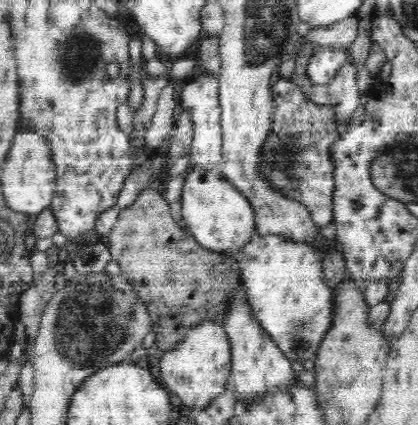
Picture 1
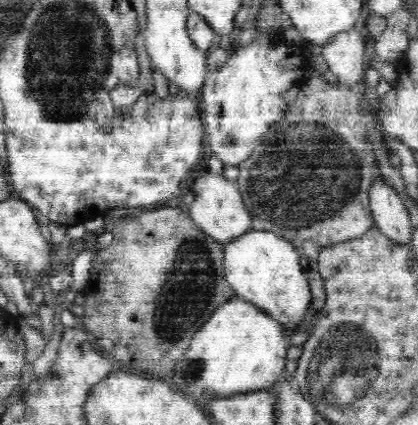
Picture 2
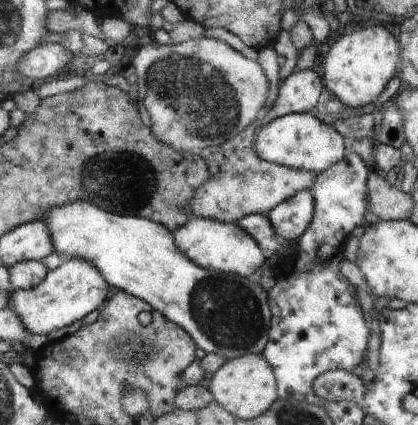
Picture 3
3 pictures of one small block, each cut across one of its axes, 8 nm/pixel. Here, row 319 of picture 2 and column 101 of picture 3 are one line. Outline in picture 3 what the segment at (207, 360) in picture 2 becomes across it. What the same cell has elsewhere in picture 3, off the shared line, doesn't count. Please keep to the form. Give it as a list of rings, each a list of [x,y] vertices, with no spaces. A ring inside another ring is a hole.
[[[75,202],[65,208],[55,208],[43,222],[49,224],[55,236],[57,254],[61,256],[61,260],[87,258],[95,262],[101,274],[111,282],[113,290],[129,292],[141,300],[147,300],[149,308],[163,312],[169,320],[183,326],[197,342],[197,348],[205,350],[207,354],[219,354],[227,362],[231,362],[243,356],[261,356],[267,350],[273,328],[269,292],[259,284],[253,284],[245,276],[215,272],[199,266],[195,260],[191,260],[191,256],[187,256],[187,252],[181,250],[175,234],[165,224],[147,218],[109,214],[89,202]]]

